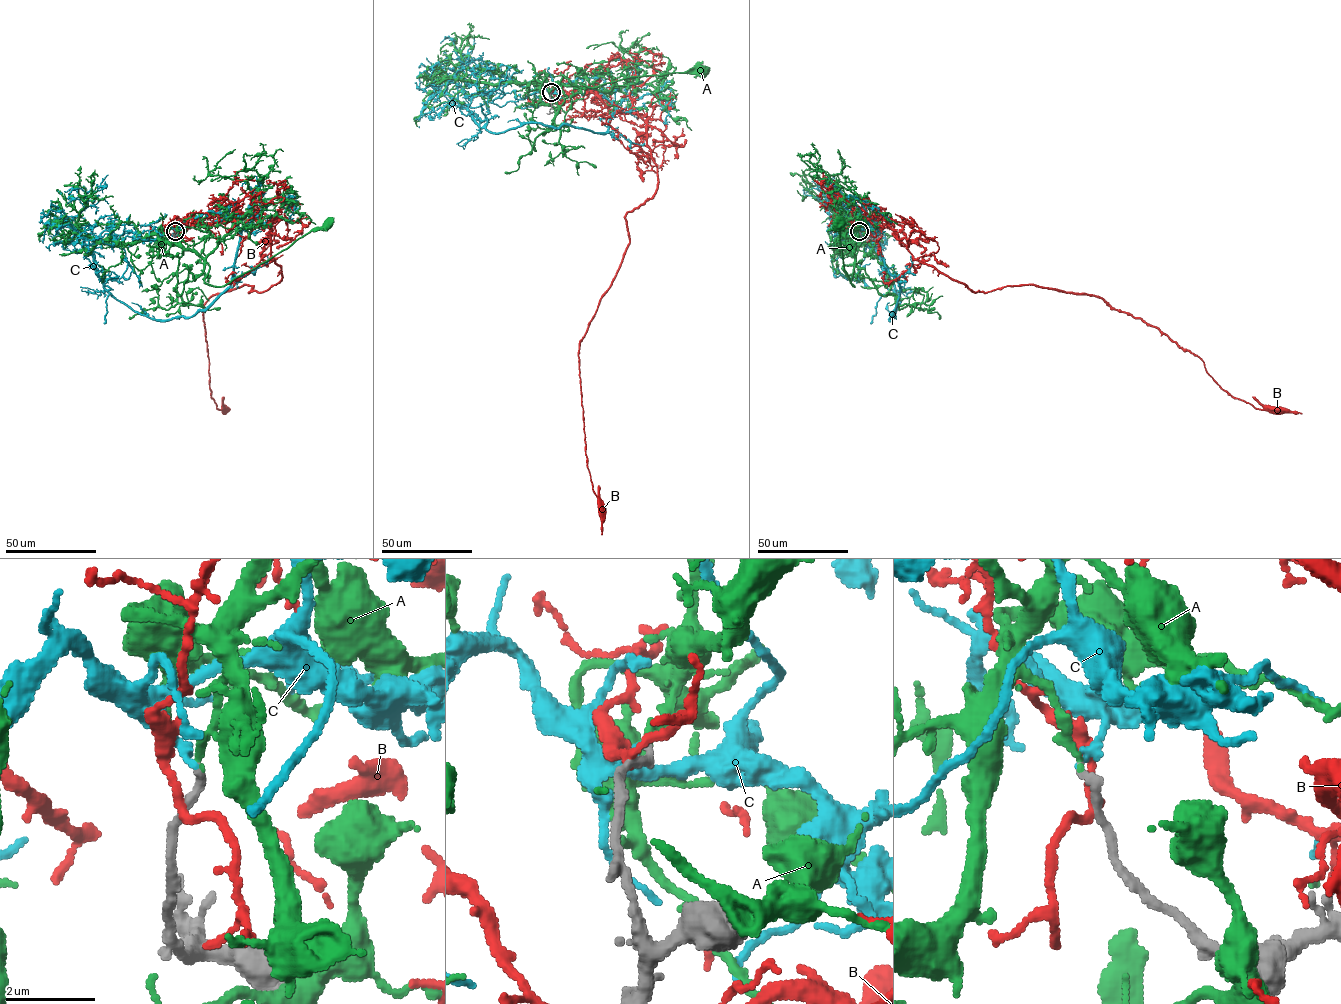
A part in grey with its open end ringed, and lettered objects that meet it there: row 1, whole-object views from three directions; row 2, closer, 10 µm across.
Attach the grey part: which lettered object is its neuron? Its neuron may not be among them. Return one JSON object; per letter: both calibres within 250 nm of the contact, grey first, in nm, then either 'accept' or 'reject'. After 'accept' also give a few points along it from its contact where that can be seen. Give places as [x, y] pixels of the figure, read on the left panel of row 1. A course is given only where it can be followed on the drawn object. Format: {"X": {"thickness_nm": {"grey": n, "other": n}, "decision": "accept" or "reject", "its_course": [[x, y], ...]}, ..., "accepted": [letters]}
{"A": {"thickness_nm": {"grey": 200, "other": 140}, "decision": "accept", "its_course": [[175, 232], [177, 229], [181, 244], [195, 251], [209, 267], [204, 281], [222, 286], [312, 230], [327, 225]]}, "B": {"thickness_nm": {"grey": 260, "other": 180}, "decision": "reject"}, "C": {"thickness_nm": {"grey": 180, "other": 200}, "decision": "reject"}, "accepted": ["A"]}

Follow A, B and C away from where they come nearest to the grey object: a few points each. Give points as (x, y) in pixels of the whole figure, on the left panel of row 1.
A: (175, 232), (177, 229), (181, 244), (195, 251), (209, 267), (204, 281), (222, 286), (312, 230), (327, 225)
B: (175, 233), (188, 217), (270, 220), (282, 279), (213, 294), (202, 311), (211, 395), (226, 410)
C: (175, 231), (84, 244), (117, 299), (192, 317), (229, 285), (241, 231), (271, 204), (293, 206), (287, 221)

